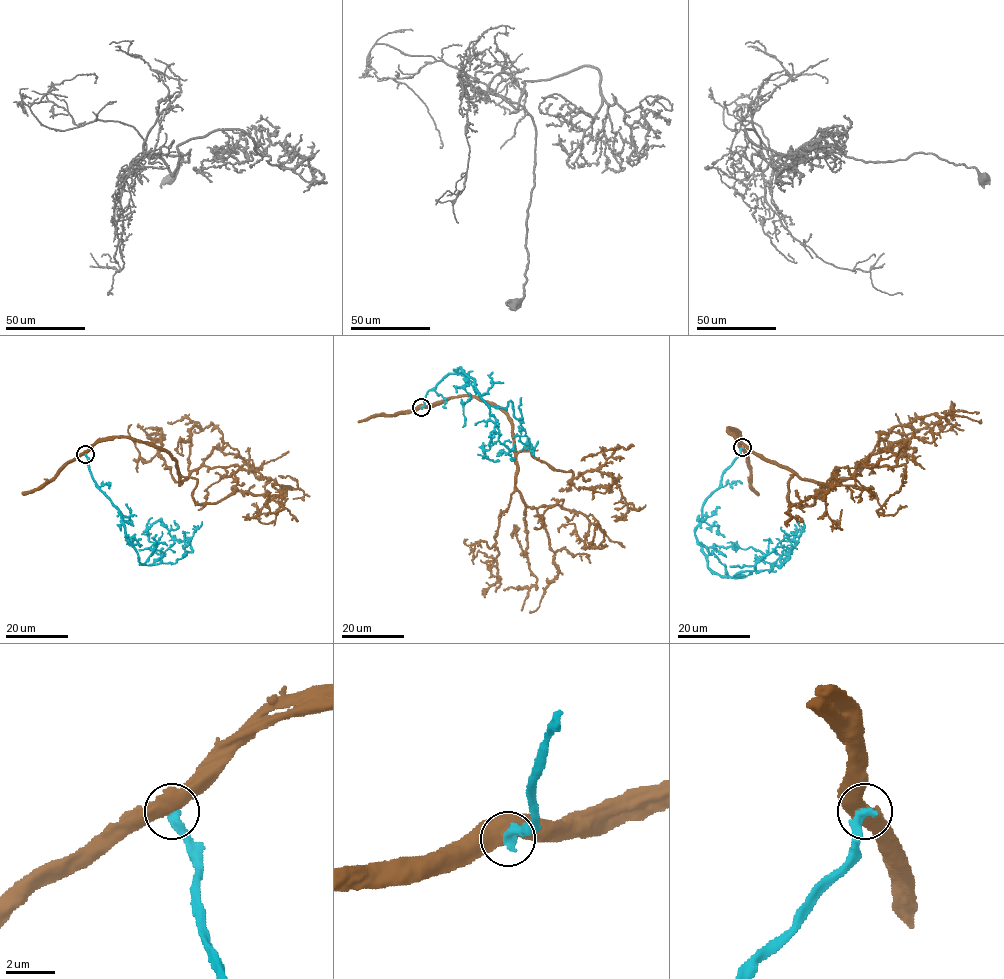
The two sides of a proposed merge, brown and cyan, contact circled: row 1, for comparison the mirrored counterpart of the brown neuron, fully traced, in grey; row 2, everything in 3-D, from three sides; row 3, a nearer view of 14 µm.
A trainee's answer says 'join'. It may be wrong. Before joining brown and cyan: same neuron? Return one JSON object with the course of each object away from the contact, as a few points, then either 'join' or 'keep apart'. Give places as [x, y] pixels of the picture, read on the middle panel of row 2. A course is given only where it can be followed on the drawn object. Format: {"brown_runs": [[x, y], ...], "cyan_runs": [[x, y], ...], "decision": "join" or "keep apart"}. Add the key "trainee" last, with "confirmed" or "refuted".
{"brown_runs": [[421, 407], [494, 403], [512, 428], [521, 499], [585, 515], [587, 547], [607, 546], [598, 524], [590, 549]], "cyan_runs": [[421, 407], [428, 391], [460, 367], [474, 378], [487, 404], [512, 403], [527, 448], [520, 437]], "decision": "keep apart", "trainee": "refuted"}

